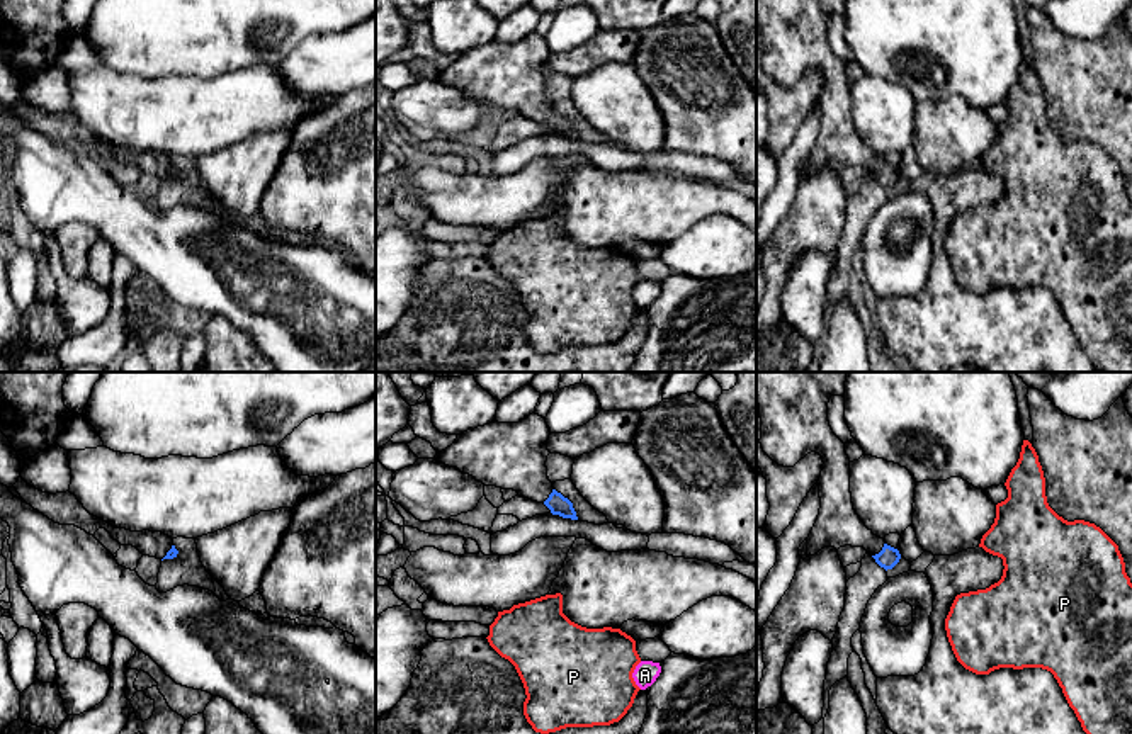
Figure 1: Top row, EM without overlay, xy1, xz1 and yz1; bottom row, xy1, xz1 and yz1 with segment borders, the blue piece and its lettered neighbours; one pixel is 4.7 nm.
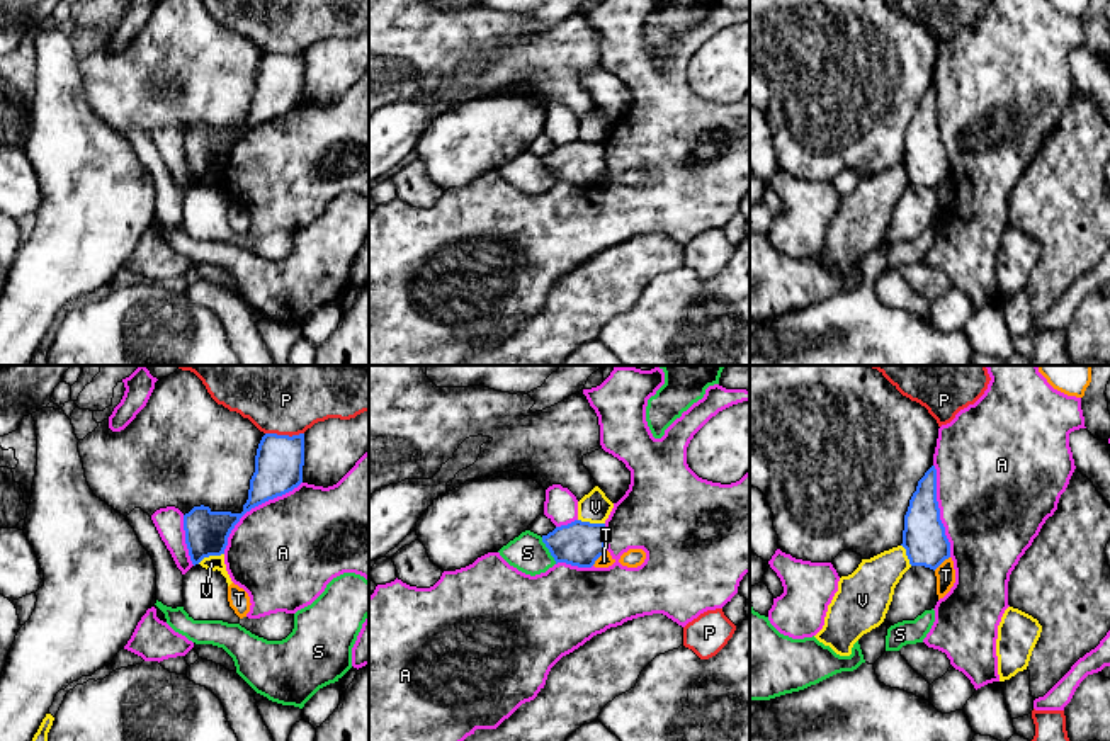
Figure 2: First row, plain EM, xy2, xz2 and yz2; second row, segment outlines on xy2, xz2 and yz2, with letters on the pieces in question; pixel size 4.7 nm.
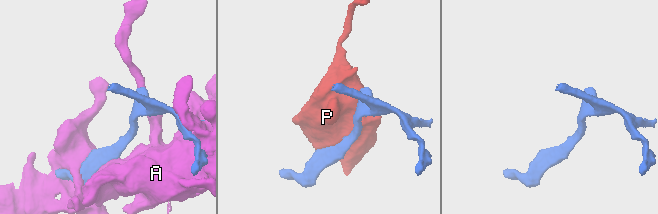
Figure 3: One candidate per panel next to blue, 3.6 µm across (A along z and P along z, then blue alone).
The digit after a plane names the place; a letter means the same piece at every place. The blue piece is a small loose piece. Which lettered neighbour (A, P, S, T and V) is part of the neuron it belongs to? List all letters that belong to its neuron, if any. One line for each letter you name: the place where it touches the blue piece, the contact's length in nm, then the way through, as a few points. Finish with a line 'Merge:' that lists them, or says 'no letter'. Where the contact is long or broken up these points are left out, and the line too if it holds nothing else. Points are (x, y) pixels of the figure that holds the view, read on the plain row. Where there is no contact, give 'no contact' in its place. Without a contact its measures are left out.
Merge: no letter

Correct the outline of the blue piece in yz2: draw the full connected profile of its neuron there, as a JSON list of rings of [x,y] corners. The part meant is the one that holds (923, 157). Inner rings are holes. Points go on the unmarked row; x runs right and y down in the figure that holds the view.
[[[932,85],[918,100],[904,134],[903,163],[911,185],[937,189],[950,177],[950,161],[940,139],[937,88]]]

